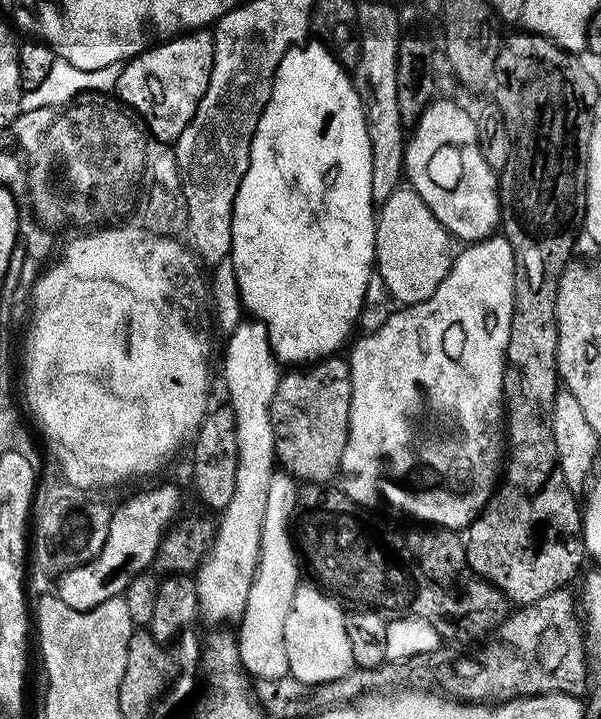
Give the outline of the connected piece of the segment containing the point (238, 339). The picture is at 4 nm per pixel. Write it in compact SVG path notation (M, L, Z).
M244 318L236 329L227 337L228 345L224 348L224 372L222 378L229 386L228 404L236 419L238 430L238 482L234 486L234 498L219 513L220 520L216 524L216 536L204 556L204 561L194 573L197 590L197 606L199 615L209 620L209 625L216 626L224 619L239 621L246 606L246 594L250 594L250 586L254 582L254 574L260 557L260 534L262 518L266 510L266 494L277 465L276 438L271 424L271 402L282 375L278 360L274 357L271 342L268 340L267 328L255 318Z

